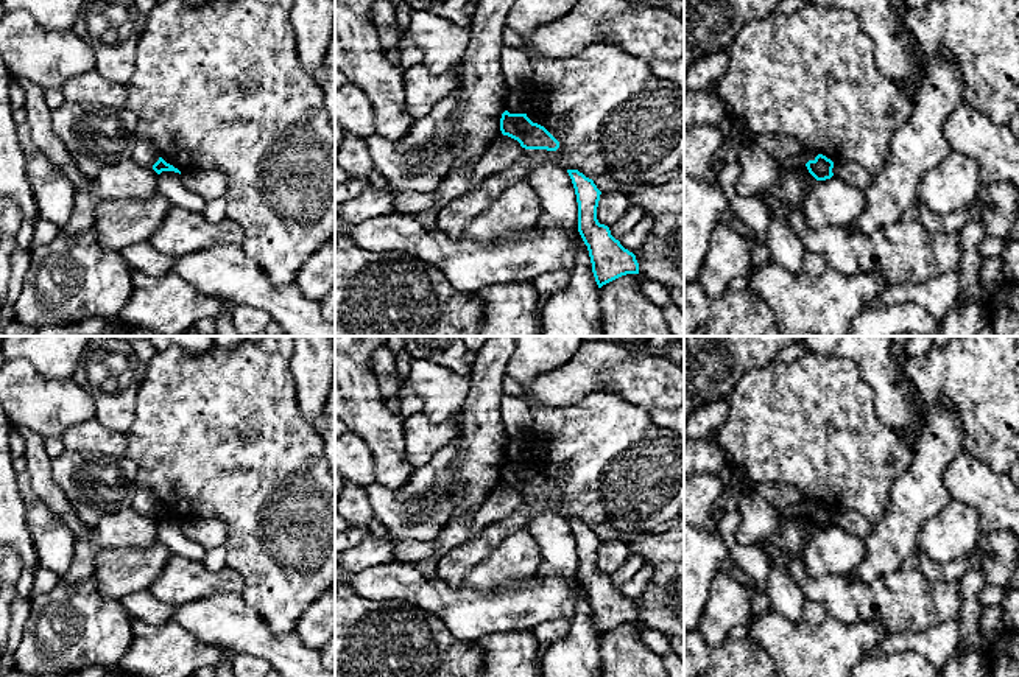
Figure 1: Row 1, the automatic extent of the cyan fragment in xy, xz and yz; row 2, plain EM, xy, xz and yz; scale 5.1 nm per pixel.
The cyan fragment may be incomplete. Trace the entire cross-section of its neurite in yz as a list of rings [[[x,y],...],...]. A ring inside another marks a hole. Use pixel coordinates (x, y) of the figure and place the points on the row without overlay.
[[[818,503],[813,509],[809,509],[806,515],[816,529],[826,529],[834,524],[834,510],[823,503]]]

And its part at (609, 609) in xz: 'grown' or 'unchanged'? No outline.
unchanged

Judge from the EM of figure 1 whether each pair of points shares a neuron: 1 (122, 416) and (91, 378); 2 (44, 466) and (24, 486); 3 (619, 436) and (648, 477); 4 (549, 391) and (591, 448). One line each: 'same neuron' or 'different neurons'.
1: same neuron
2: different neurons
3: same neuron
4: different neurons

